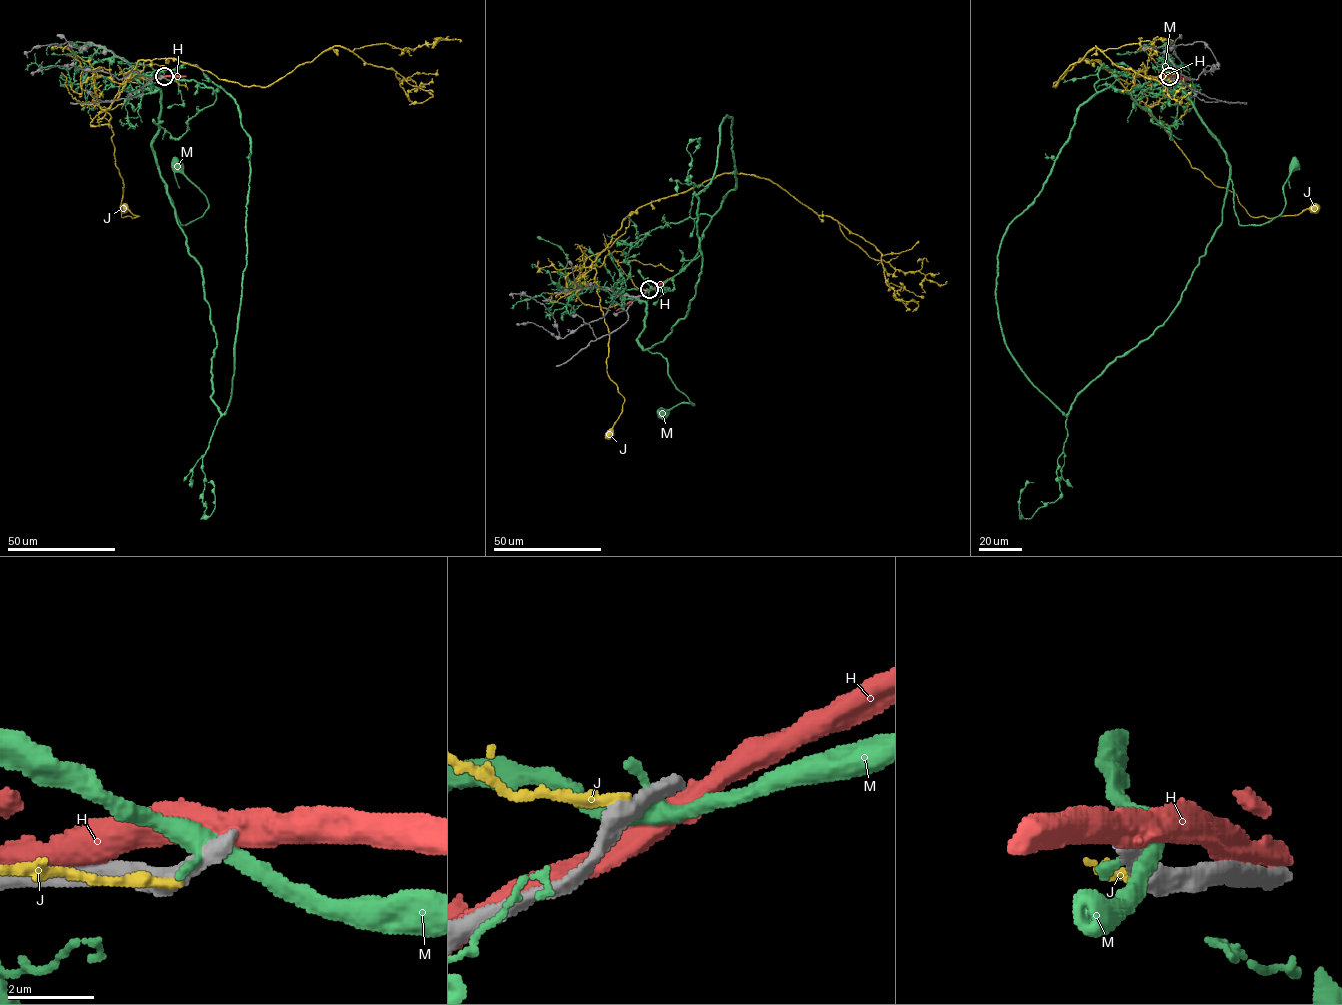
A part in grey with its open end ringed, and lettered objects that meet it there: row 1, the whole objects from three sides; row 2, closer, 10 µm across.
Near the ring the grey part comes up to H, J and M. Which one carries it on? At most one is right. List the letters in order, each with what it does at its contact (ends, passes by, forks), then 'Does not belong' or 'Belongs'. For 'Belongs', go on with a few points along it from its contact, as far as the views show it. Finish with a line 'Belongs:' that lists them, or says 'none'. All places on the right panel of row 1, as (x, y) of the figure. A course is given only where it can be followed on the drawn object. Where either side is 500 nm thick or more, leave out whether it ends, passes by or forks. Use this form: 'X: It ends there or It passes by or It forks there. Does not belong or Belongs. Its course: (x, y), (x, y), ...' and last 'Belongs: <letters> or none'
H: Does not belong
J: It ends there. Does not belong
M: Does not belong
Belongs: none

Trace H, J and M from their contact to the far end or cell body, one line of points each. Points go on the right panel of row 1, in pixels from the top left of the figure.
H: (1170, 76), (1191, 81)
J: (1171, 78), (1133, 75), (1147, 97), (1148, 113), (1192, 167), (1233, 192), (1252, 217), (1294, 215), (1316, 208)
M: (1170, 77), (1155, 94), (1180, 88), (1218, 142), (1239, 224), (1282, 212), (1295, 165)

